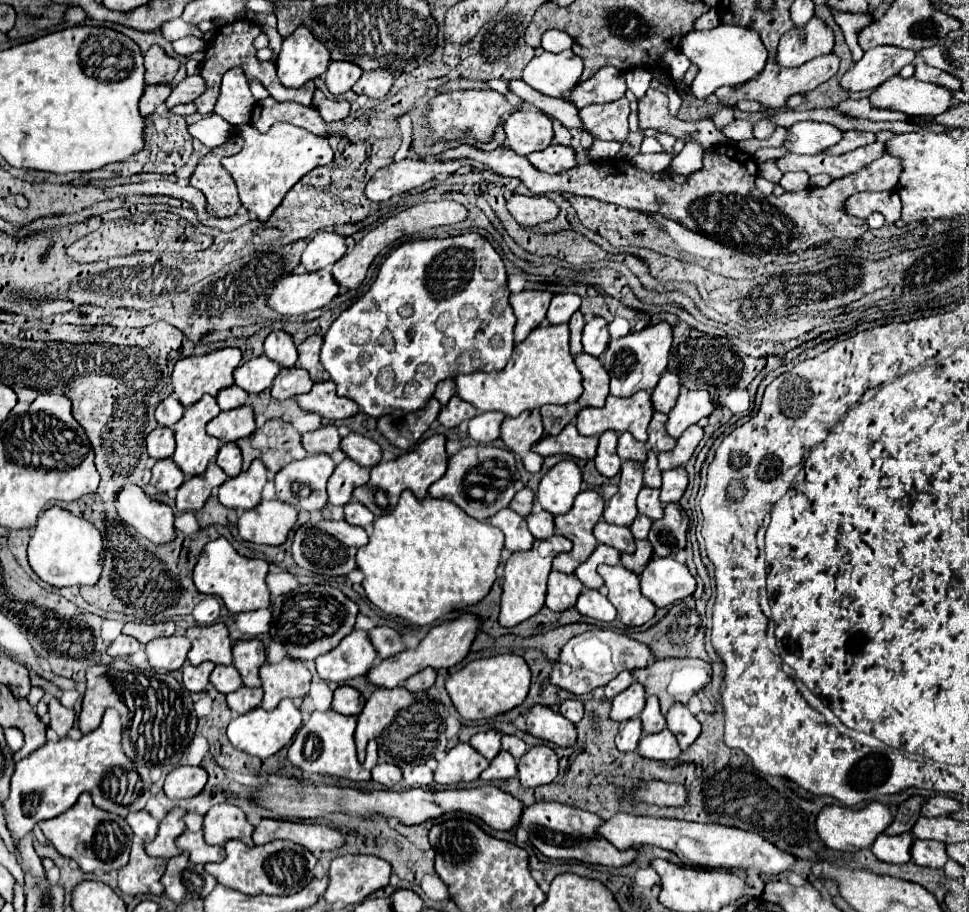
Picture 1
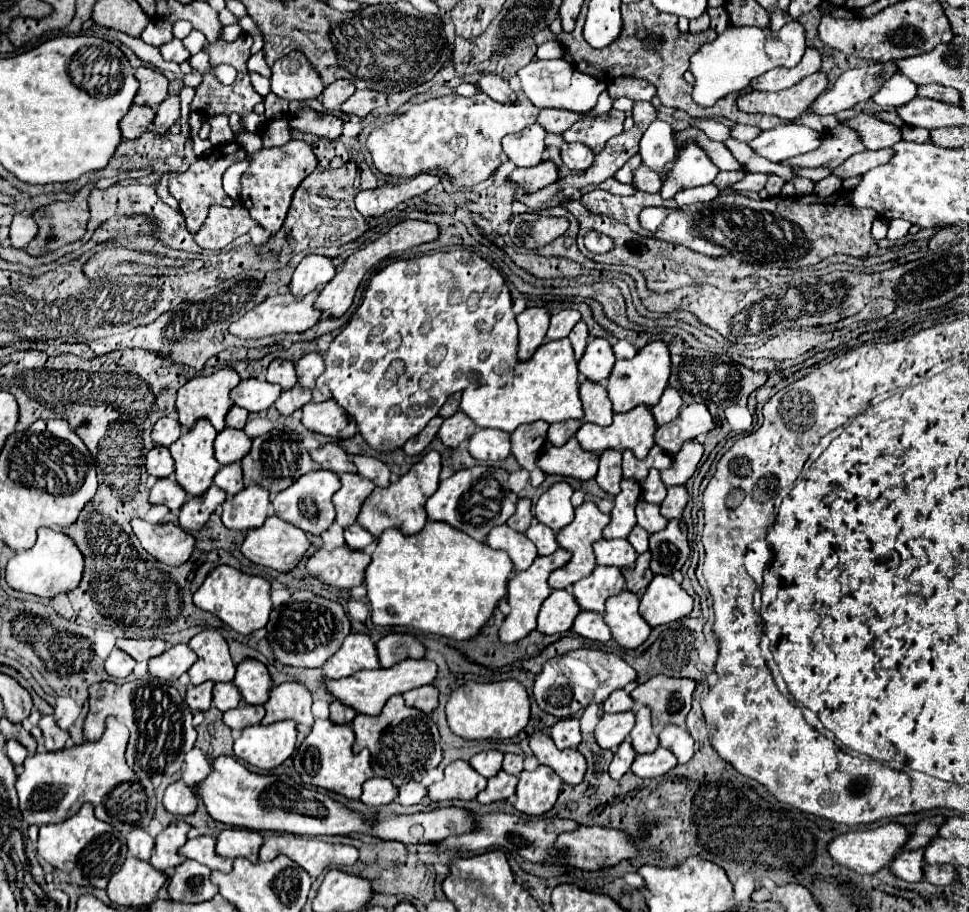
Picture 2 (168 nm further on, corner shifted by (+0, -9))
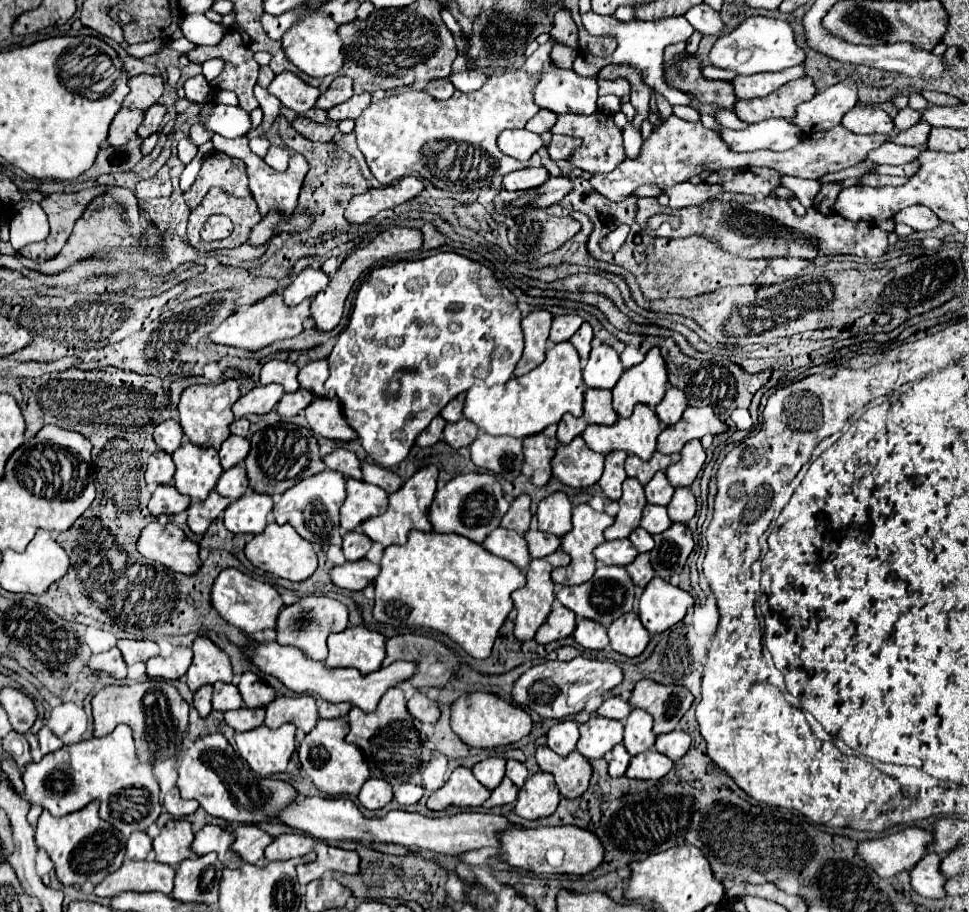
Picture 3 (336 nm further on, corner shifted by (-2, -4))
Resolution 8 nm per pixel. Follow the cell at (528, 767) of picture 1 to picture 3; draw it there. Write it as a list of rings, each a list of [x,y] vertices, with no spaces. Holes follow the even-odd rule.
[[[535,772],[527,778],[527,784],[519,788],[515,802],[515,812],[521,818],[537,820],[551,816],[561,800],[559,788],[555,788],[555,778],[549,772]]]

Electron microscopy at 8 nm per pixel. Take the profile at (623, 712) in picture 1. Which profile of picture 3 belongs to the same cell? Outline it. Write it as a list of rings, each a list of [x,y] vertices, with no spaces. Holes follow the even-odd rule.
[[[595,716],[581,724],[579,730],[581,738],[577,742],[577,752],[581,752],[589,760],[605,756],[615,744],[623,740],[623,722],[619,720]]]

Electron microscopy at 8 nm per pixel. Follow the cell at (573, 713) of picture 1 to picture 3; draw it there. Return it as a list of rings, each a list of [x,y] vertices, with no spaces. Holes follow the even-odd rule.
[[[561,720],[547,732],[547,746],[559,756],[567,756],[579,742],[579,724],[575,720]]]

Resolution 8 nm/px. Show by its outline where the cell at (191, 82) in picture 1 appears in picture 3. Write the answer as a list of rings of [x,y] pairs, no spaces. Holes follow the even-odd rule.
[[[163,104],[151,106],[151,108],[145,112],[145,118],[143,118],[143,122],[141,122],[137,134],[139,134],[141,138],[147,138],[147,136],[155,134],[155,132],[159,130],[161,120],[163,120],[165,114],[167,114],[167,106],[163,106]]]

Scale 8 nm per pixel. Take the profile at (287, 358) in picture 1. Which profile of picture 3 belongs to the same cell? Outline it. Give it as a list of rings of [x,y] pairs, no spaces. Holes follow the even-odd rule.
[[[269,360],[261,368],[261,384],[277,382],[277,384],[281,384],[285,388],[285,392],[295,392],[299,388],[297,372],[299,372],[299,368],[295,364],[291,364],[291,362]]]

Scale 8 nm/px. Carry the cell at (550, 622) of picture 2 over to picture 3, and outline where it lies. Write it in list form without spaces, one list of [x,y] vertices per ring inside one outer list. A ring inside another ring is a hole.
[[[555,606],[547,616],[543,628],[539,628],[539,632],[535,634],[535,640],[539,640],[539,644],[547,644],[547,642],[565,638],[573,634],[575,624],[577,624],[577,616],[571,610],[563,606]]]

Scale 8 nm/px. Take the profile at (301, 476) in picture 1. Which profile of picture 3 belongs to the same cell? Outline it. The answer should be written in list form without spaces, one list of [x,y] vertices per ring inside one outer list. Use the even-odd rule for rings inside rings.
[[[327,468],[315,476],[309,476],[307,480],[301,480],[281,496],[279,504],[275,506],[275,522],[277,524],[289,522],[309,542],[319,542],[323,546],[341,544],[339,508],[343,500],[345,500],[345,476],[339,476],[339,472],[331,472]]]

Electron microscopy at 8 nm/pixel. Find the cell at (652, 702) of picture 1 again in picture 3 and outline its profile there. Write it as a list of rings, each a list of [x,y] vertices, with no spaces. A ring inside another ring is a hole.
[[[633,708],[631,714],[623,720],[623,724],[625,724],[623,744],[631,756],[641,754],[655,744],[655,734],[651,732],[653,720],[641,708],[637,708],[637,710]]]

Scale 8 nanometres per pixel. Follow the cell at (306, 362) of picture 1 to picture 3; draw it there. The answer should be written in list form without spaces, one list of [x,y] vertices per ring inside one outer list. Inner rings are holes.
[[[325,358],[313,360],[313,362],[305,364],[299,370],[299,384],[301,384],[301,388],[307,388],[307,390],[311,390],[317,396],[327,396],[327,390],[323,388],[327,376],[329,376],[327,360]]]

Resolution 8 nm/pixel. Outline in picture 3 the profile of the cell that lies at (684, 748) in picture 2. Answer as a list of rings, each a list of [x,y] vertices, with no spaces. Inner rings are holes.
[[[673,730],[663,736],[657,736],[657,742],[655,742],[655,748],[665,756],[669,756],[673,762],[683,758],[689,746],[691,746],[691,736],[683,730]]]

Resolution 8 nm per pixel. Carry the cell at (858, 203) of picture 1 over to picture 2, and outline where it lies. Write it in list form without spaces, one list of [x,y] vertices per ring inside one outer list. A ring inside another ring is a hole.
[[[893,219],[889,221],[889,233],[887,233],[887,239],[895,241],[895,239],[901,239],[909,233],[909,227],[911,223],[909,221],[903,221],[903,219]]]

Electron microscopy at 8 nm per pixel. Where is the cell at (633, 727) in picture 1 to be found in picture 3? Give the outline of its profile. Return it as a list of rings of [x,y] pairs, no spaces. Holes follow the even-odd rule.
[[[617,744],[613,750],[611,750],[611,758],[609,758],[609,776],[611,778],[619,778],[625,774],[627,766],[629,766],[629,760],[631,760],[631,754],[623,748],[623,744]]]

